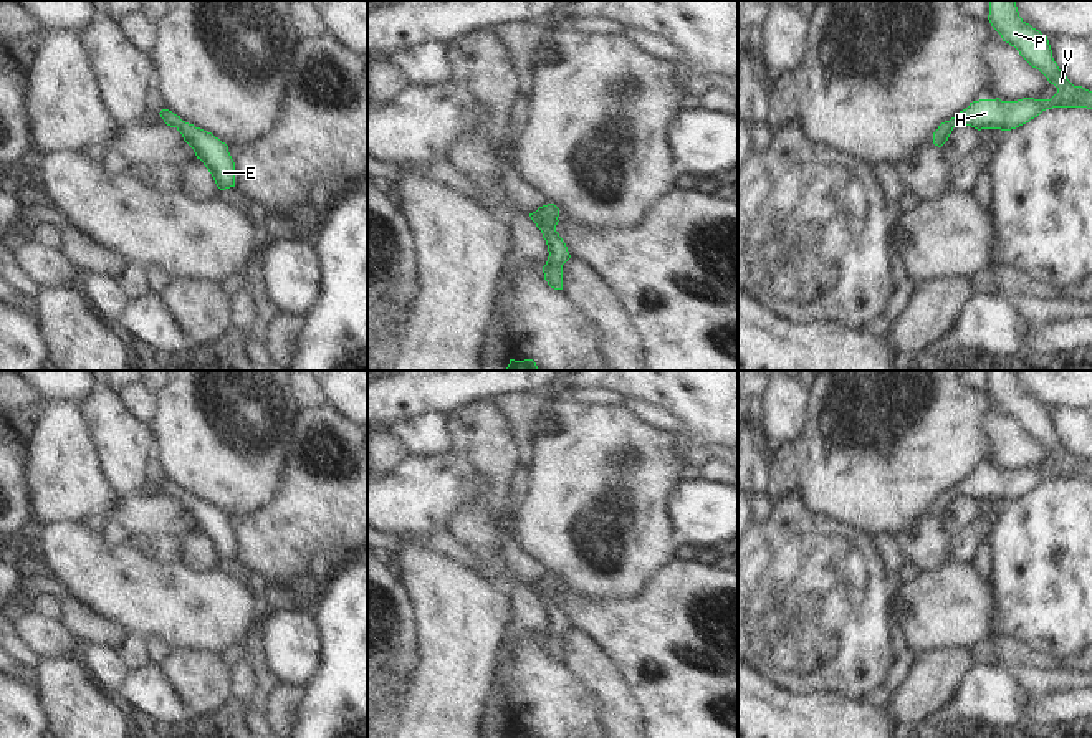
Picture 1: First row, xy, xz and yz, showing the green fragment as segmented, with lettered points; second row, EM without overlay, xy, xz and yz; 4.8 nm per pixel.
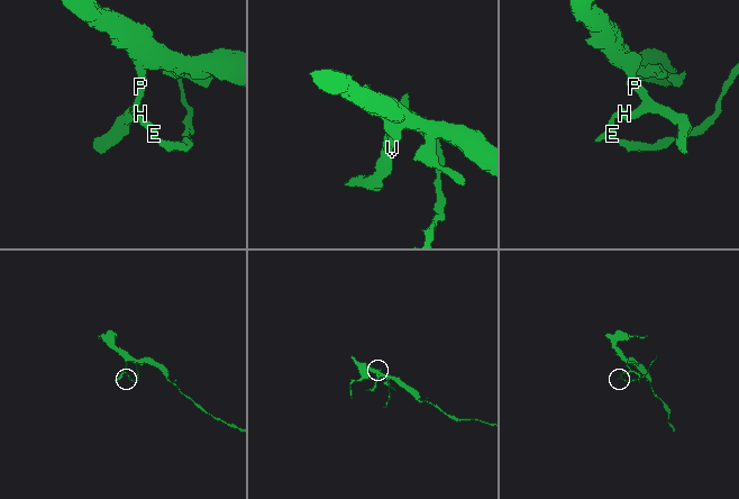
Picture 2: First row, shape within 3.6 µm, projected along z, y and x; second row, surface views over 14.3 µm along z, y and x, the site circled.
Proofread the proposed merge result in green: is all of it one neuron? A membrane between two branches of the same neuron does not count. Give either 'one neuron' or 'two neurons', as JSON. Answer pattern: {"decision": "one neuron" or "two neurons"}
{"decision": "one neuron"}

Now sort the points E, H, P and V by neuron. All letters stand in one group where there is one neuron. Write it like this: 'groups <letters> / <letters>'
groups E H P V

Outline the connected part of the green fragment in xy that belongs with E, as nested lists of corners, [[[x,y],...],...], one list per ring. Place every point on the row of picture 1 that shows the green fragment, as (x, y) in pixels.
[[[162,109],[159,114],[167,126],[175,127],[182,134],[184,141],[194,149],[197,159],[208,169],[220,190],[235,187],[235,162],[225,142],[212,132],[182,121],[180,116],[169,109]]]

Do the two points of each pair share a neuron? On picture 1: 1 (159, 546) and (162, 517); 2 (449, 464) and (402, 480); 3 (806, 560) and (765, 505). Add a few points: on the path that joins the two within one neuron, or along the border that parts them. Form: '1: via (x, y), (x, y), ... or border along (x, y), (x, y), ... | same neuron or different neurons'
1: border along (177, 535), (139, 535), (131, 538) | different neurons
2: via (437, 475), (432, 480), (414, 480) | same neuron
3: border along (775, 505), (773, 512), (755, 525) | different neurons

